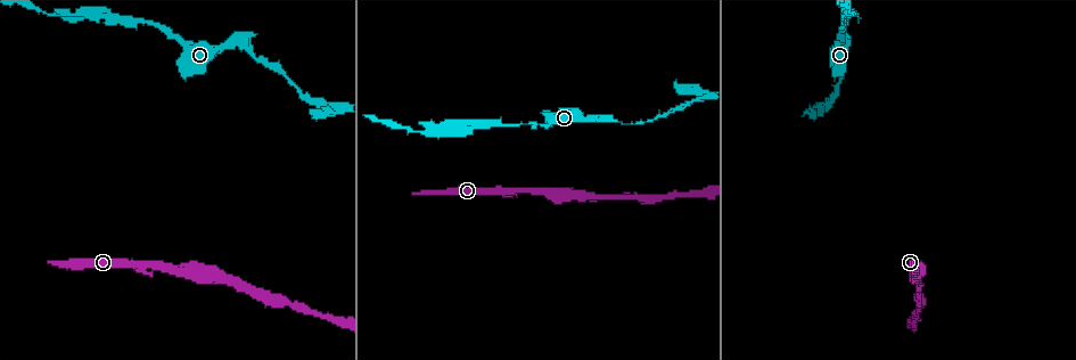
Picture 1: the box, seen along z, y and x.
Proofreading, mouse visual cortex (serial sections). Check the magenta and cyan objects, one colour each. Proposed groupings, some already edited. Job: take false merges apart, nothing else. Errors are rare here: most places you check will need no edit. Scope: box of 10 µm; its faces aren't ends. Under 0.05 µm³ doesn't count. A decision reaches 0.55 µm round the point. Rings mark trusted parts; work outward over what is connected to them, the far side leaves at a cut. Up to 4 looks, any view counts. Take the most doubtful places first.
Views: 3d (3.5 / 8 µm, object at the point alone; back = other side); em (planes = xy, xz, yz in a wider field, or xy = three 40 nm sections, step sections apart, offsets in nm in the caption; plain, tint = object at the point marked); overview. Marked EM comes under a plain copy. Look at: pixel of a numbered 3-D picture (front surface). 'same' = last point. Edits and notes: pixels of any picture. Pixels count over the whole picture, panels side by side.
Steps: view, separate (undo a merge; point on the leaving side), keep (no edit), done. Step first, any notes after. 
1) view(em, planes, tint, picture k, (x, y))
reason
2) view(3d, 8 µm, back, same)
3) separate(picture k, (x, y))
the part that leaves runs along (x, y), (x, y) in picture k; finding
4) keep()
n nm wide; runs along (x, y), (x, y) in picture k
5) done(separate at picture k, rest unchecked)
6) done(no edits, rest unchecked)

view(em, xy, step 1, tint, picture 1, (263, 62))
narrows sharply

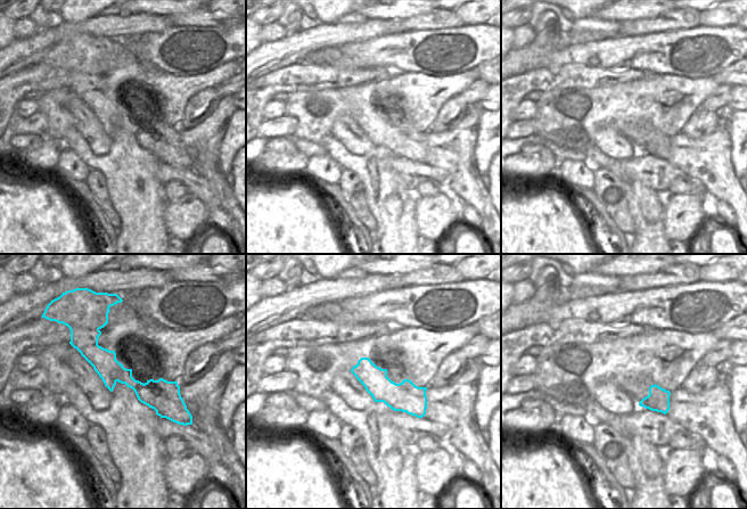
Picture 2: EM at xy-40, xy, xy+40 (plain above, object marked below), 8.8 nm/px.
view(3d, 3.5 µm, same)

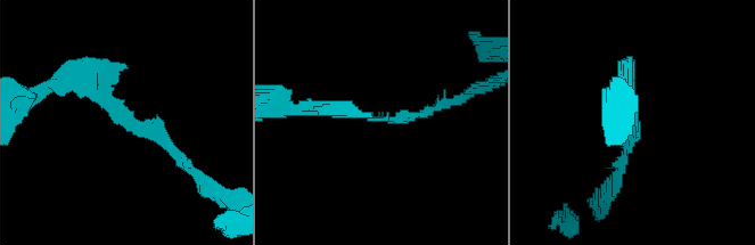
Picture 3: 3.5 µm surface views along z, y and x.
keep()
arms of 100, 250 nm; runs along (74, 343), (144, 392), (177, 395) in picture 2; all the same cell

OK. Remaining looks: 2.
view(3d, 3.5 µm, picture 1, (335, 113))
abrupt turn

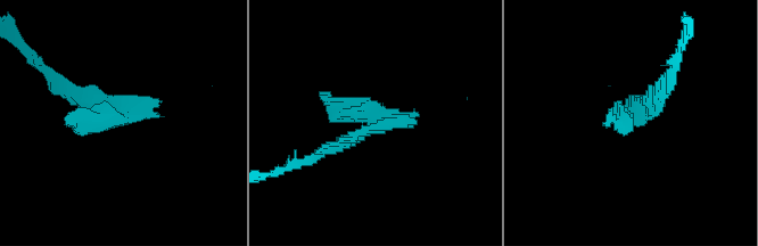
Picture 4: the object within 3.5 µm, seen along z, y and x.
keep()
runs along (658, 95), (624, 123), (603, 123) in picture 4; one cell here

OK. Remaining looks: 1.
done(no edits, rest unchecked)

